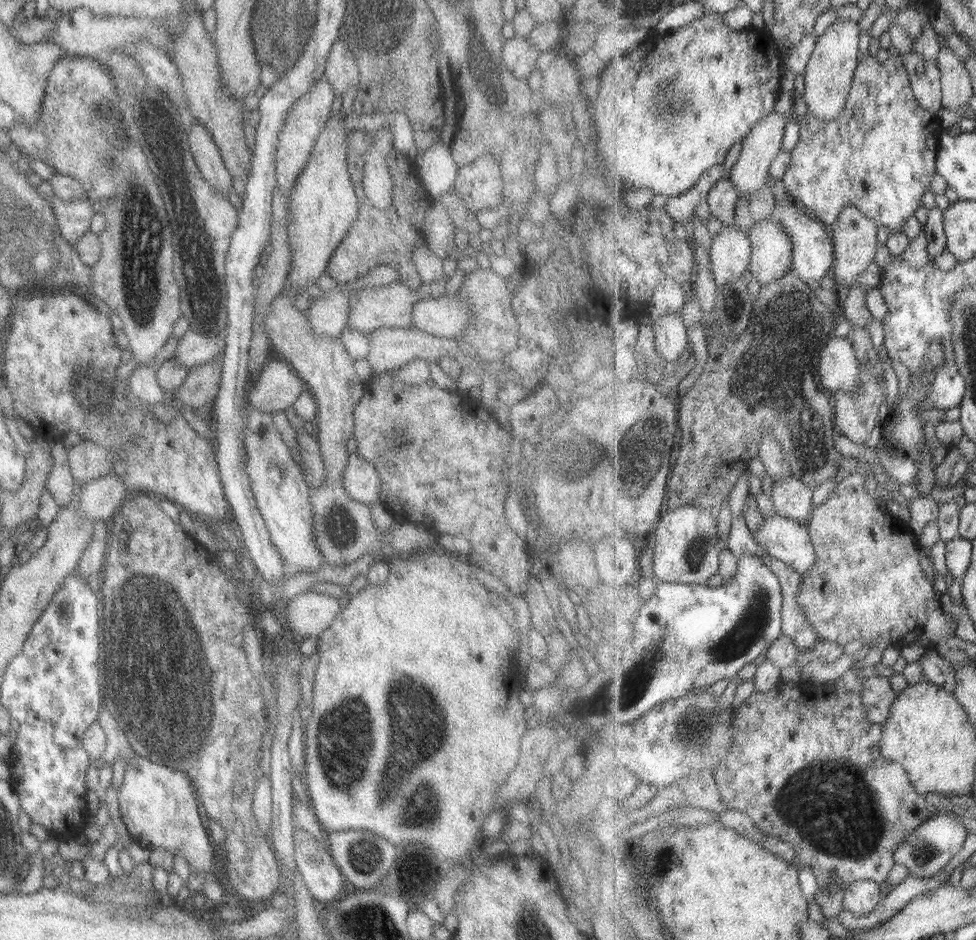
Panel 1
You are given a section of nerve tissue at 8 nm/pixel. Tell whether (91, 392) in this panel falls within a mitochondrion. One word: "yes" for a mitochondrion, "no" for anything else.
yes

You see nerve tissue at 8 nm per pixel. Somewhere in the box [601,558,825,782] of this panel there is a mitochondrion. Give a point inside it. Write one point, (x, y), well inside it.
(701, 735)

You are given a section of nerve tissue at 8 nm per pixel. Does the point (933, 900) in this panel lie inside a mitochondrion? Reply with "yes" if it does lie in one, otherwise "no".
no

